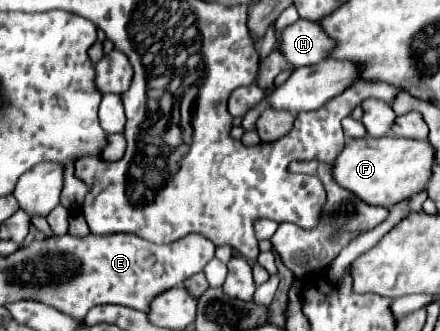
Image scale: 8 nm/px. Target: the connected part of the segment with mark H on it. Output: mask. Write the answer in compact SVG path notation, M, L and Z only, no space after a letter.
M297 19L293 25L283 29L277 51L287 59L289 65L293 65L293 69L299 69L323 61L325 47L329 47L325 31L321 31L313 21Z

